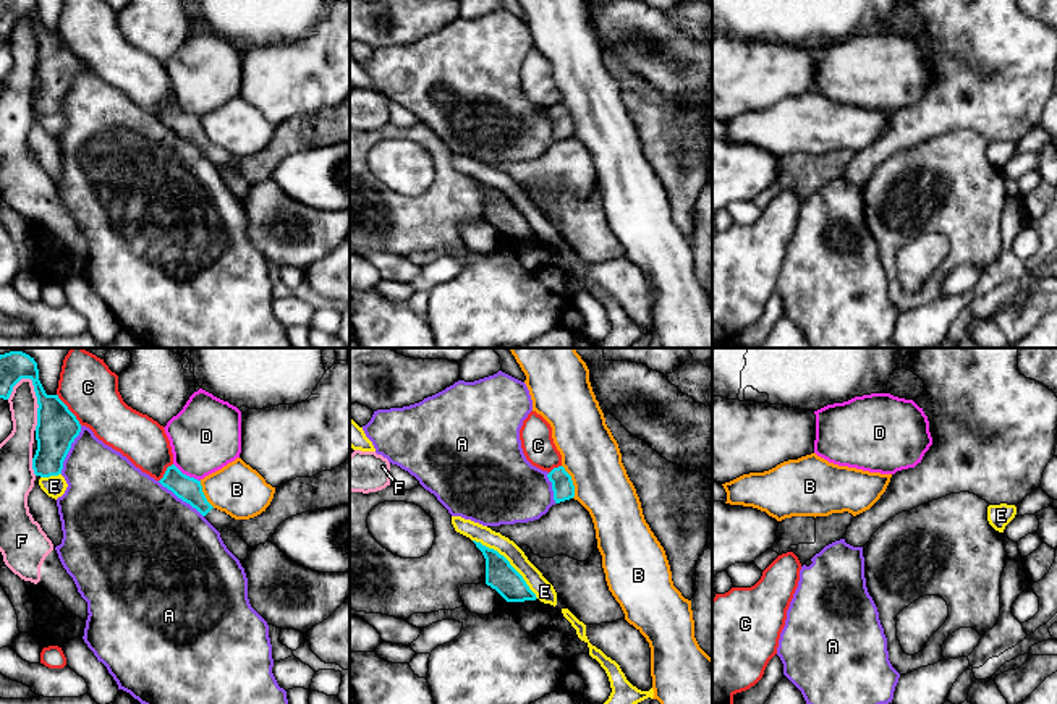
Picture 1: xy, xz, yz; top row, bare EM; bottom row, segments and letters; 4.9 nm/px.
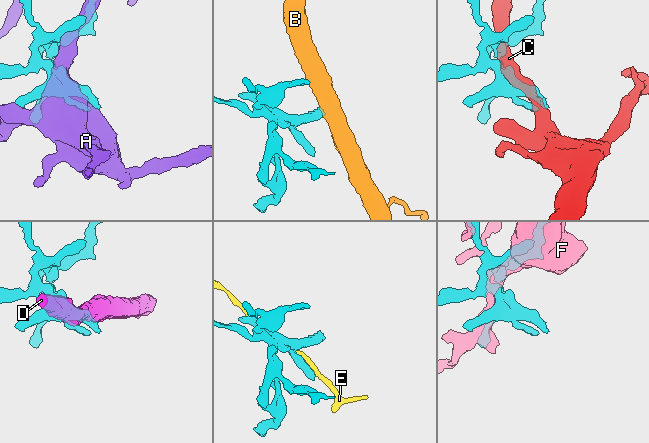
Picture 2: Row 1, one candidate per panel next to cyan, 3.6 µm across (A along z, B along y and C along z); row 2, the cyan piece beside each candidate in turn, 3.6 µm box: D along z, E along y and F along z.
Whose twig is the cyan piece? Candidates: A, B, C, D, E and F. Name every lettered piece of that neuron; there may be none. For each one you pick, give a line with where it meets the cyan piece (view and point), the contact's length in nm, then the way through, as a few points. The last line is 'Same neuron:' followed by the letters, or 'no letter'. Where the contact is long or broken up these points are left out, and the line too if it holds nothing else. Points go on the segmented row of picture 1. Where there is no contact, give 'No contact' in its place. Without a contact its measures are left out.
Same neuron: no letter

